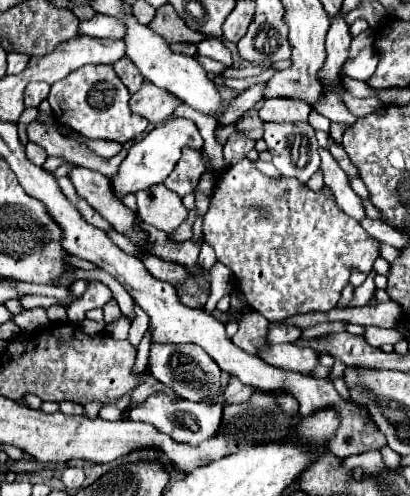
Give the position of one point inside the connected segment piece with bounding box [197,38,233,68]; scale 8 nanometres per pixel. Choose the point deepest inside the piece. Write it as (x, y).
(213, 47)

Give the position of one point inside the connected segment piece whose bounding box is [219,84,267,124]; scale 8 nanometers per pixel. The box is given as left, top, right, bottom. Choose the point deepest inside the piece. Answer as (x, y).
(248, 98)

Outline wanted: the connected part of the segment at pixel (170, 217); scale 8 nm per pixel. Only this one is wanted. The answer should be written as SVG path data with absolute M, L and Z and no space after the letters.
M163 184L151 186L149 190L139 190L135 198L139 218L167 234L177 230L177 226L187 218L187 208L181 204L181 198Z

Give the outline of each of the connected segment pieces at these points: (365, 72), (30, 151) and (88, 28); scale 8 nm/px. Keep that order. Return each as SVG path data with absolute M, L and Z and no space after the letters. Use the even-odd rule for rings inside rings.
M365 48L359 52L355 62L349 62L343 70L345 70L345 76L367 82L373 76L375 68L377 68L377 52L373 48Z
M27 142L25 152L27 152L27 158L29 158L33 164L37 164L37 166L43 166L43 162L47 160L47 152L45 152L41 146L33 144L33 142Z
M97 14L93 20L81 22L79 30L93 38L115 38L115 40L121 38L121 34L125 34L125 26L121 26L121 22L117 22L115 18L105 18L105 14Z

